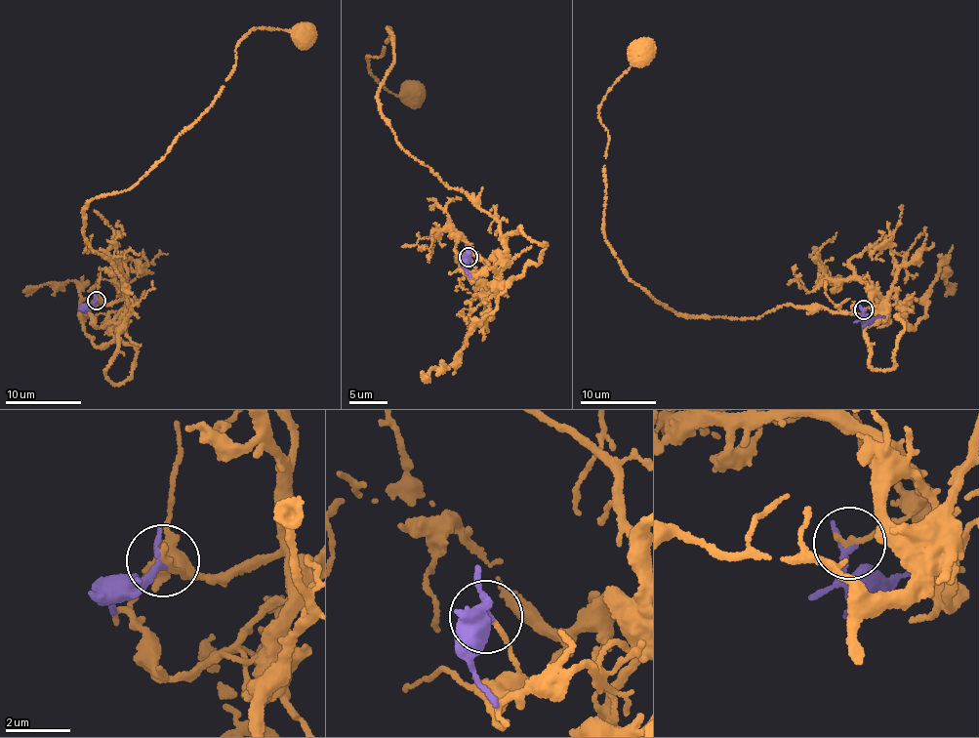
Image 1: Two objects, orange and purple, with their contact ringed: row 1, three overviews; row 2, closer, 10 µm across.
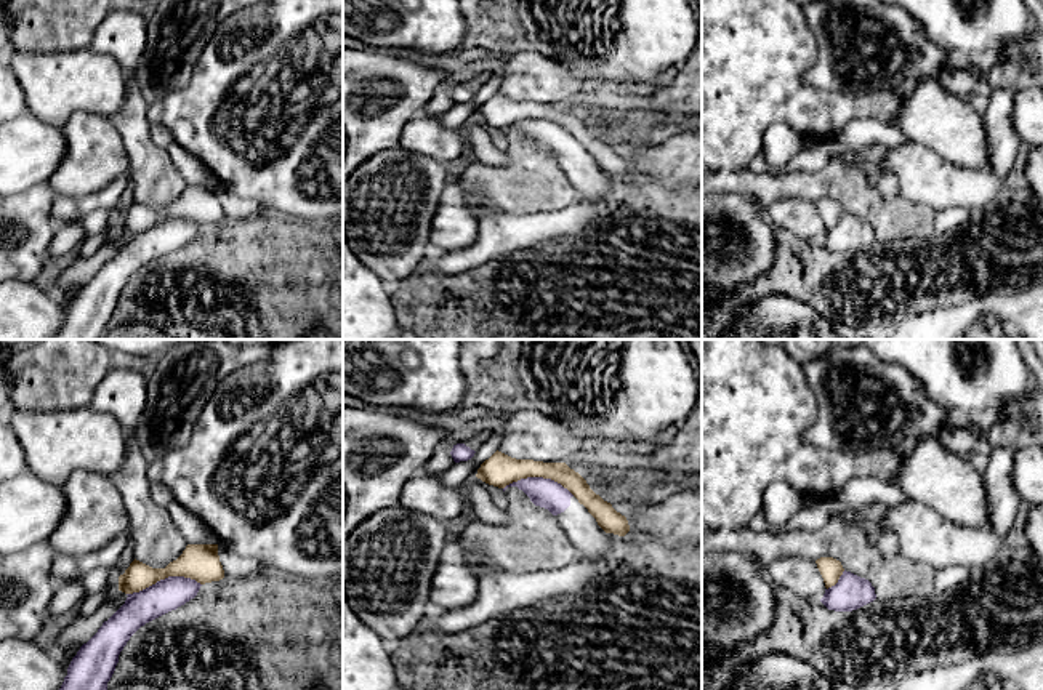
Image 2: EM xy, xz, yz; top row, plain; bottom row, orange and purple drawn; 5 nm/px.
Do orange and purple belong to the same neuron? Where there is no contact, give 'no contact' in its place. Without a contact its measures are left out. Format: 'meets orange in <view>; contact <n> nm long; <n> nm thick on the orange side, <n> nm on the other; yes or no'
meets orange in xy; contact 380 nm long; 190 nm thick on the orange side, 160 nm on the other; no

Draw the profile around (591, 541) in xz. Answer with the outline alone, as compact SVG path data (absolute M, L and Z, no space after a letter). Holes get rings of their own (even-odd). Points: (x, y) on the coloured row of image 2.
M527 477L506 485L503 491L508 487L517 487L535 506L548 509L583 557L599 560L614 554L614 541L561 483L543 477Z

